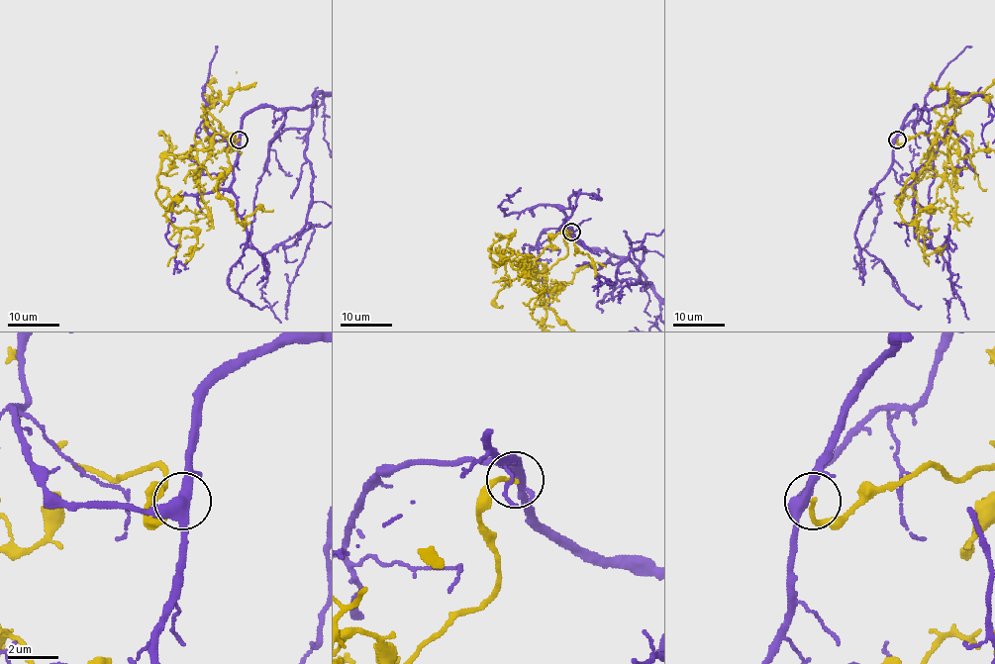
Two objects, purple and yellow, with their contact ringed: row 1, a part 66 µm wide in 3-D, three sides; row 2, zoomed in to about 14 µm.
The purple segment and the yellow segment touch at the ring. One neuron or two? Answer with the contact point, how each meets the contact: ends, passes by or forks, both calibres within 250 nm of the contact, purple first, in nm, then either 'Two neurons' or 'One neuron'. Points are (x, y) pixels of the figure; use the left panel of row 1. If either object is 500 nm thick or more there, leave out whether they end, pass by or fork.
Place: (239, 140). At the ring purple forks. At the ring yellow ends. Thickness 360 nm (purple) against 180 nm. Two neurons

